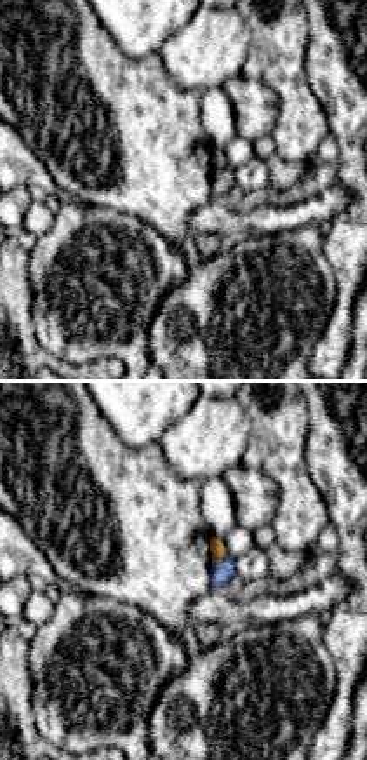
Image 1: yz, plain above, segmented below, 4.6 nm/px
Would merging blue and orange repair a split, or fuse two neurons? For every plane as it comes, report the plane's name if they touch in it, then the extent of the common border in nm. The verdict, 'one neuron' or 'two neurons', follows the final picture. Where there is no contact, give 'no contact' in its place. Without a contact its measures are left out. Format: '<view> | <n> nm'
yz | 80 nm

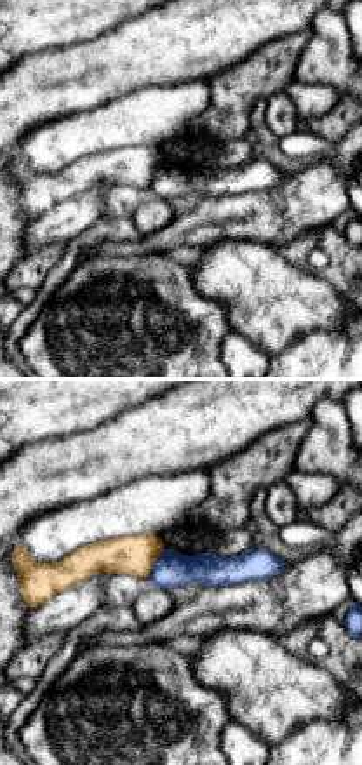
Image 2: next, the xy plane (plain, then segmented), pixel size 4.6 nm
xy | 150 nm

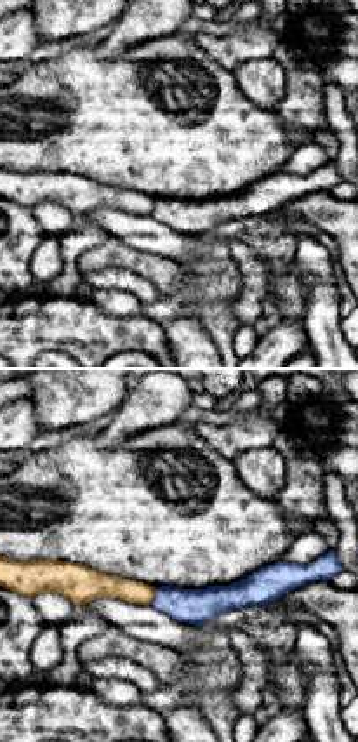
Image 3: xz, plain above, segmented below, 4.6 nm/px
xz | 90 nm

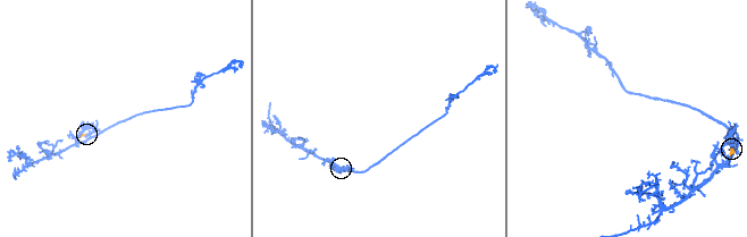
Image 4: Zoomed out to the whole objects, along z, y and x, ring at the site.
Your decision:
two neurons

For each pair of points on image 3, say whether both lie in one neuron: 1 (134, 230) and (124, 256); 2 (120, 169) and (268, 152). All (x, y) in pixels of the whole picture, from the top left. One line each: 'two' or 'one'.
1: two
2: one

